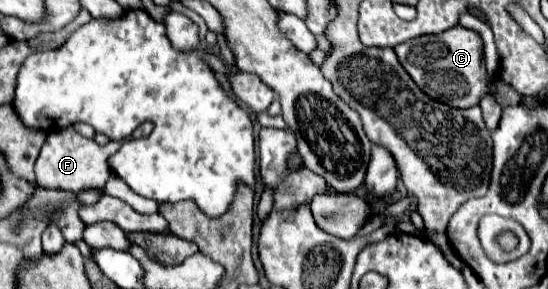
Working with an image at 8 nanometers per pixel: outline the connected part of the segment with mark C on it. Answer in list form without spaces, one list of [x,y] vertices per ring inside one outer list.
[[[452,27],[440,35],[420,35],[416,39],[404,41],[394,47],[400,63],[416,85],[432,99],[446,103],[450,107],[468,109],[480,103],[480,99],[490,91],[490,77],[486,73],[484,43],[482,37],[466,27]]]

